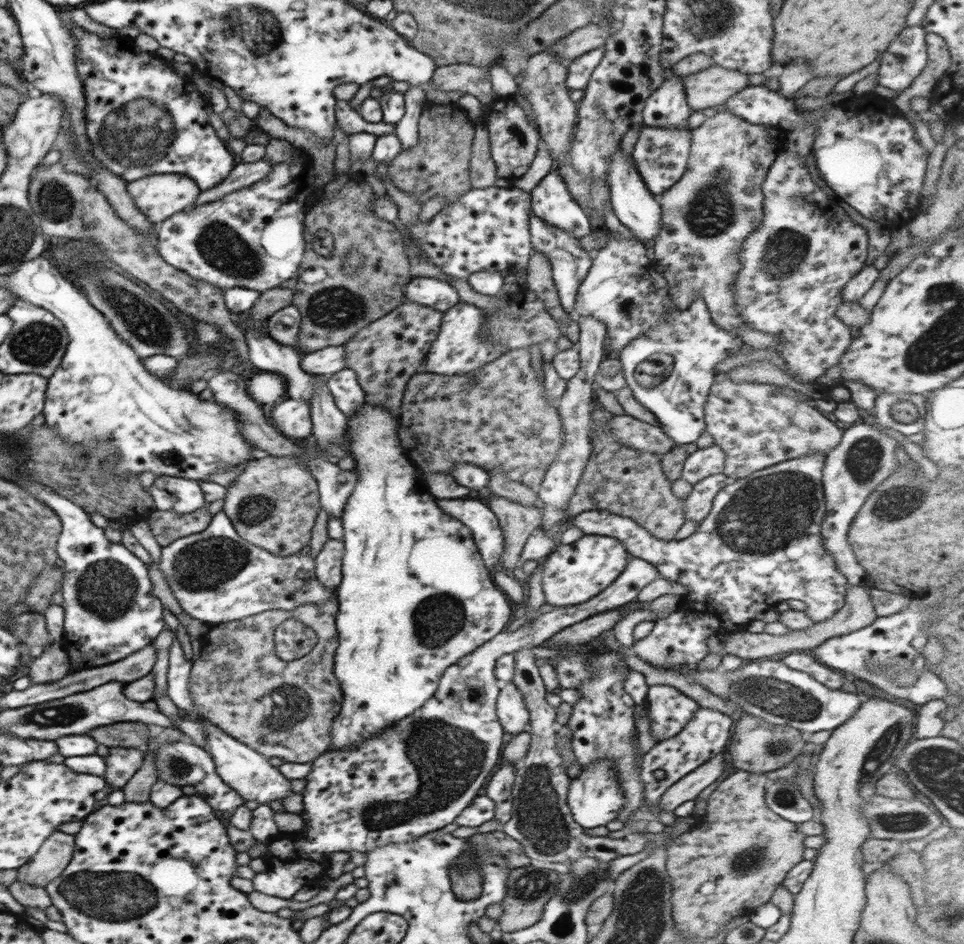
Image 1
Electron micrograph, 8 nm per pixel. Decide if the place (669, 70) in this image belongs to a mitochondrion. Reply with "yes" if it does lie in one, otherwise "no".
no

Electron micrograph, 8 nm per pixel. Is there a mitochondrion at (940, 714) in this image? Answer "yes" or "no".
no

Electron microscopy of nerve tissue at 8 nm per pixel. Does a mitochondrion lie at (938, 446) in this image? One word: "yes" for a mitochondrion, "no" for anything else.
yes

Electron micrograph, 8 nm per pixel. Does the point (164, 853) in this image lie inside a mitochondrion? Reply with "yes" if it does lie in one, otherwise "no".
no

